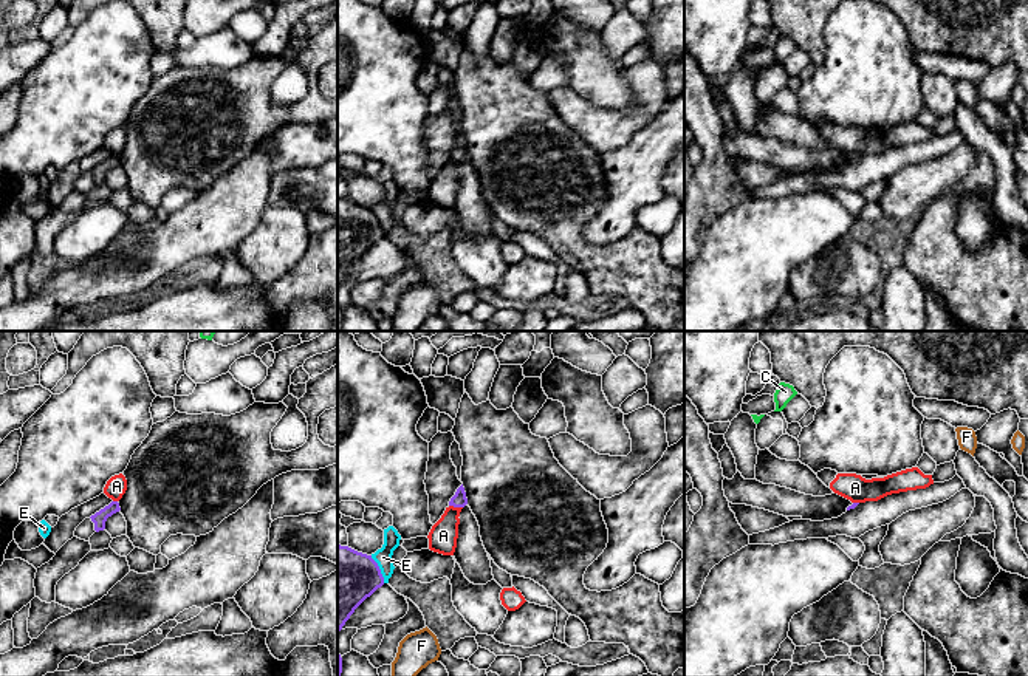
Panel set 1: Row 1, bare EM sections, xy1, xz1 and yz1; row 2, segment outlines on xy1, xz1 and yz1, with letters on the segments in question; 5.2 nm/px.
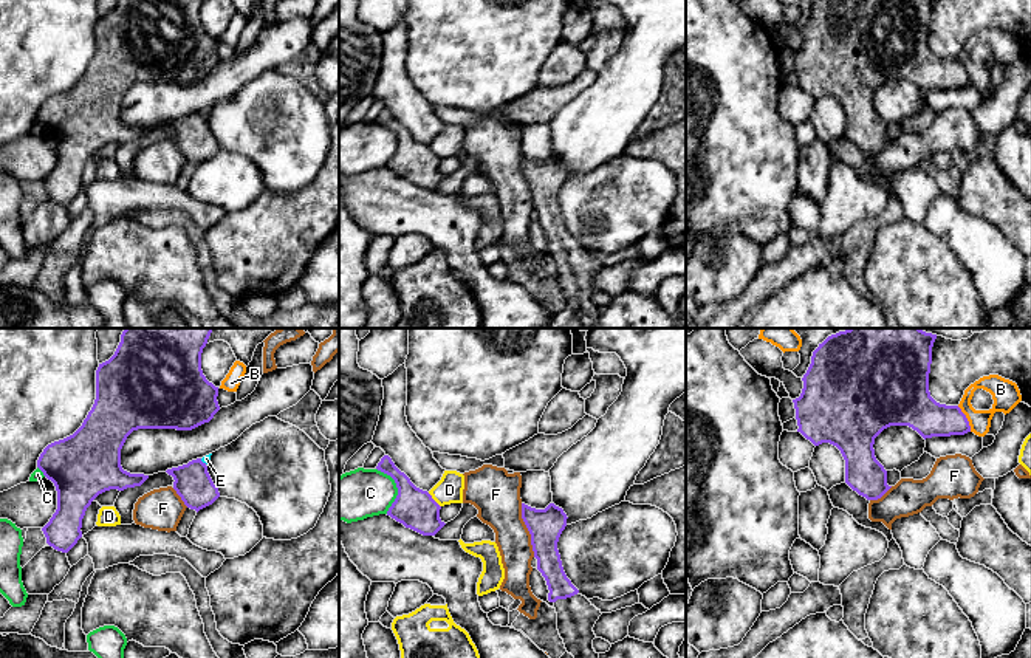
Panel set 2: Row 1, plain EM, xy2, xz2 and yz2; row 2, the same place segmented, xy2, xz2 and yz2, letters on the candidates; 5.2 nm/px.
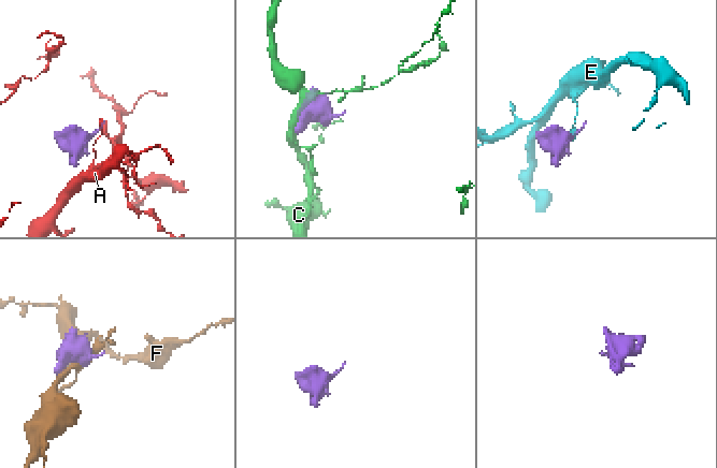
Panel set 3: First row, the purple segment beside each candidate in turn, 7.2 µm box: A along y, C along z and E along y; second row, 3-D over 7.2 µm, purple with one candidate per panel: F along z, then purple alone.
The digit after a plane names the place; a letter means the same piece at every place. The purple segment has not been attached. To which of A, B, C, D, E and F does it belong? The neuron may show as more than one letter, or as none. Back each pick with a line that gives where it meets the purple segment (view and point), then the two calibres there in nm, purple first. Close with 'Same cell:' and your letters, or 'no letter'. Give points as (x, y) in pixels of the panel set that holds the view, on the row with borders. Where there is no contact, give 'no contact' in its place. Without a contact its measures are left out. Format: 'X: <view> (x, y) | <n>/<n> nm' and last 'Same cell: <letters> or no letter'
Same cell: no letter

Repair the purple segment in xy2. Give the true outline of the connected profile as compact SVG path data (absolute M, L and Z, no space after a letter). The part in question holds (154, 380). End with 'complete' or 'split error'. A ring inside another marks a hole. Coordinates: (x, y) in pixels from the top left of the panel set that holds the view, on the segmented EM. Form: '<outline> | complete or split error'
M125 328L115 355L96 370L96 399L82 426L70 437L48 444L37 460L37 468L57 491L57 509L42 528L46 543L68 553L82 537L82 519L91 502L110 489L124 491L141 486L149 475L130 474L121 466L121 449L127 437L138 429L192 430L209 423L220 410L218 387L201 370L201 353L214 328Z | complete

